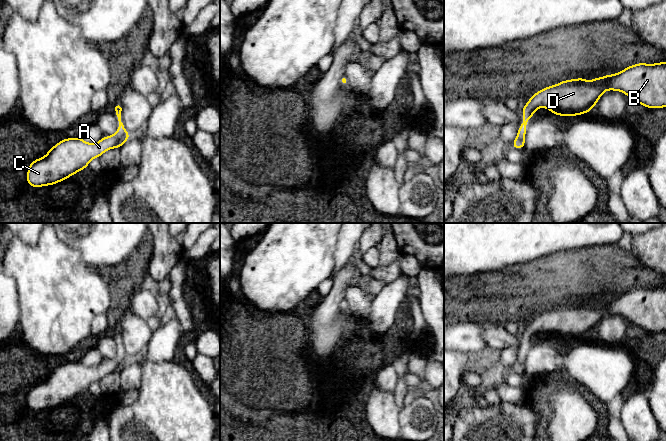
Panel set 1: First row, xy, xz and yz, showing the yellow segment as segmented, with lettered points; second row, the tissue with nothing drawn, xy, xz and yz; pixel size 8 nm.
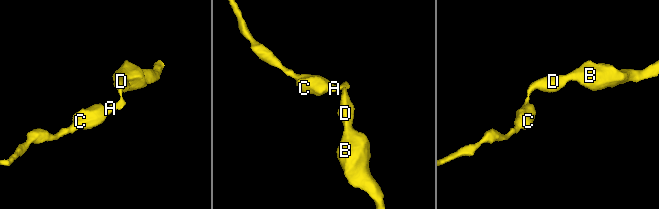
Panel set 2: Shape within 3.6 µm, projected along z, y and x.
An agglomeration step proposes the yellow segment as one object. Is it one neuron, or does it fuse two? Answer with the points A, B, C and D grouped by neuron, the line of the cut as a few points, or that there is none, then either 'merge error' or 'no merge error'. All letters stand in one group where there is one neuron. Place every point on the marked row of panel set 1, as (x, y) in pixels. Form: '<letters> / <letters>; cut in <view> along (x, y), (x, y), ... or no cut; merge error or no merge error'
A B C D; no cut; no merge error

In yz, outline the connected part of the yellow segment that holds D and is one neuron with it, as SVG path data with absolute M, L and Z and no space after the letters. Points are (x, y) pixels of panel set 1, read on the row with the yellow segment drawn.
M666 62L655 64L637 63L631 65L616 74L595 77L588 81L582 77L571 80L564 80L556 85L552 85L537 91L522 107L523 122L518 128L517 136L511 147L522 149L525 147L525 135L527 122L534 115L538 108L546 108L558 116L573 117L589 113L602 94L607 90L621 91L626 94L633 102L644 107L657 109L666 107Z

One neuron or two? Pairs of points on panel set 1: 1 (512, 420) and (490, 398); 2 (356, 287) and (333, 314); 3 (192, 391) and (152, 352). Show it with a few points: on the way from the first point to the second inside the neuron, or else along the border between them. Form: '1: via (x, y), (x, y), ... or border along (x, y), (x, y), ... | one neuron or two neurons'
1: border along (503, 401), (500, 403), (485, 403) | two neurons
2: border along (357, 281), (345, 289), (343, 301) | two neurons
3: border along (142, 357), (153, 361), (173, 360) | two neurons

